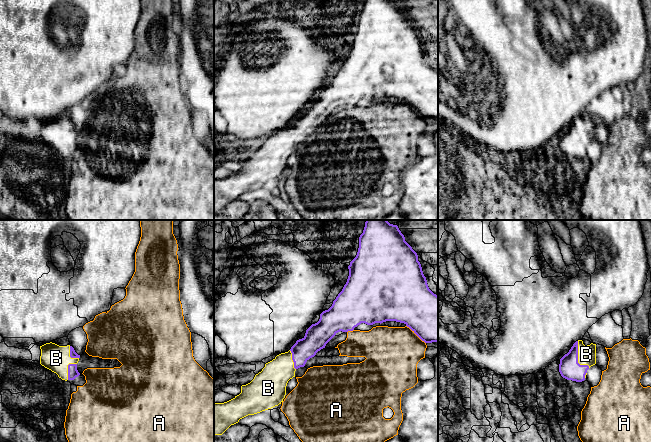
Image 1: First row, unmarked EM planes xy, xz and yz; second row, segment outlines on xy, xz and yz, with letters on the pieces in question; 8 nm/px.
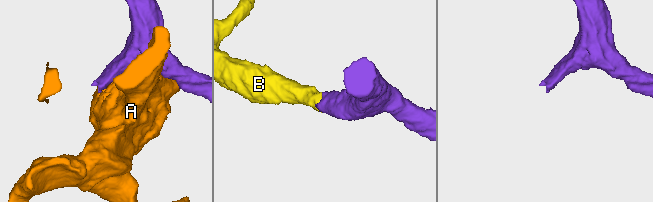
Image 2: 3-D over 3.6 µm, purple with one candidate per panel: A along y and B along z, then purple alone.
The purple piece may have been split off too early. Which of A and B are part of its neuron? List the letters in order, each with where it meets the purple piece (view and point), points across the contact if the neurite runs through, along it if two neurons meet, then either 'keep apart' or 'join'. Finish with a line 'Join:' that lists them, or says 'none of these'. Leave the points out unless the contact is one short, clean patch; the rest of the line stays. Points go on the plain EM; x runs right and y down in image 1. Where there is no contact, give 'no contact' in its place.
A: meets purple in xz at (416, 110); keep apart
B: meets purple in yz at (577, 133); join
Join: B

